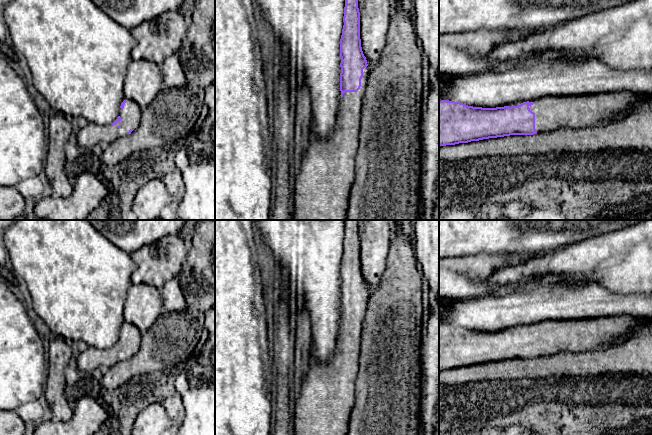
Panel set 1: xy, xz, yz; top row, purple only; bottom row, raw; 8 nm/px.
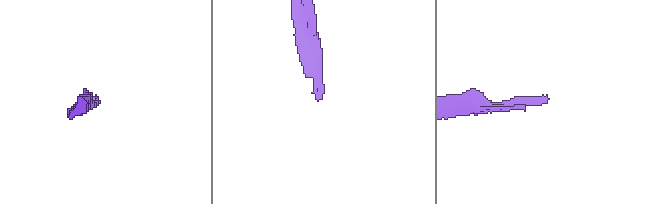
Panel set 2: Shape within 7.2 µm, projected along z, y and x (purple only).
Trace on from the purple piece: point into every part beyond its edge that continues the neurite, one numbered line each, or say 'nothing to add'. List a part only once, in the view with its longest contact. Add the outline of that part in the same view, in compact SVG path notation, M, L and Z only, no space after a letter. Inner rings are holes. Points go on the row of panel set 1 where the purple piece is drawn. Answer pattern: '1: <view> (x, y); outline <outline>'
1: yz (552, 113); outline M612 92L585 96L549 96L535 101L529 109L535 113L537 132L560 129L579 129L606 126L611 121L624 118L628 111L640 104L652 103L652 92Z

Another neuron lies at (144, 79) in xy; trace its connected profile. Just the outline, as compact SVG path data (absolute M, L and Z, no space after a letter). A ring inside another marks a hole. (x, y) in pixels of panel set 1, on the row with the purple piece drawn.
M132 60L128 65L123 93L144 110L164 87L161 67L147 60Z

